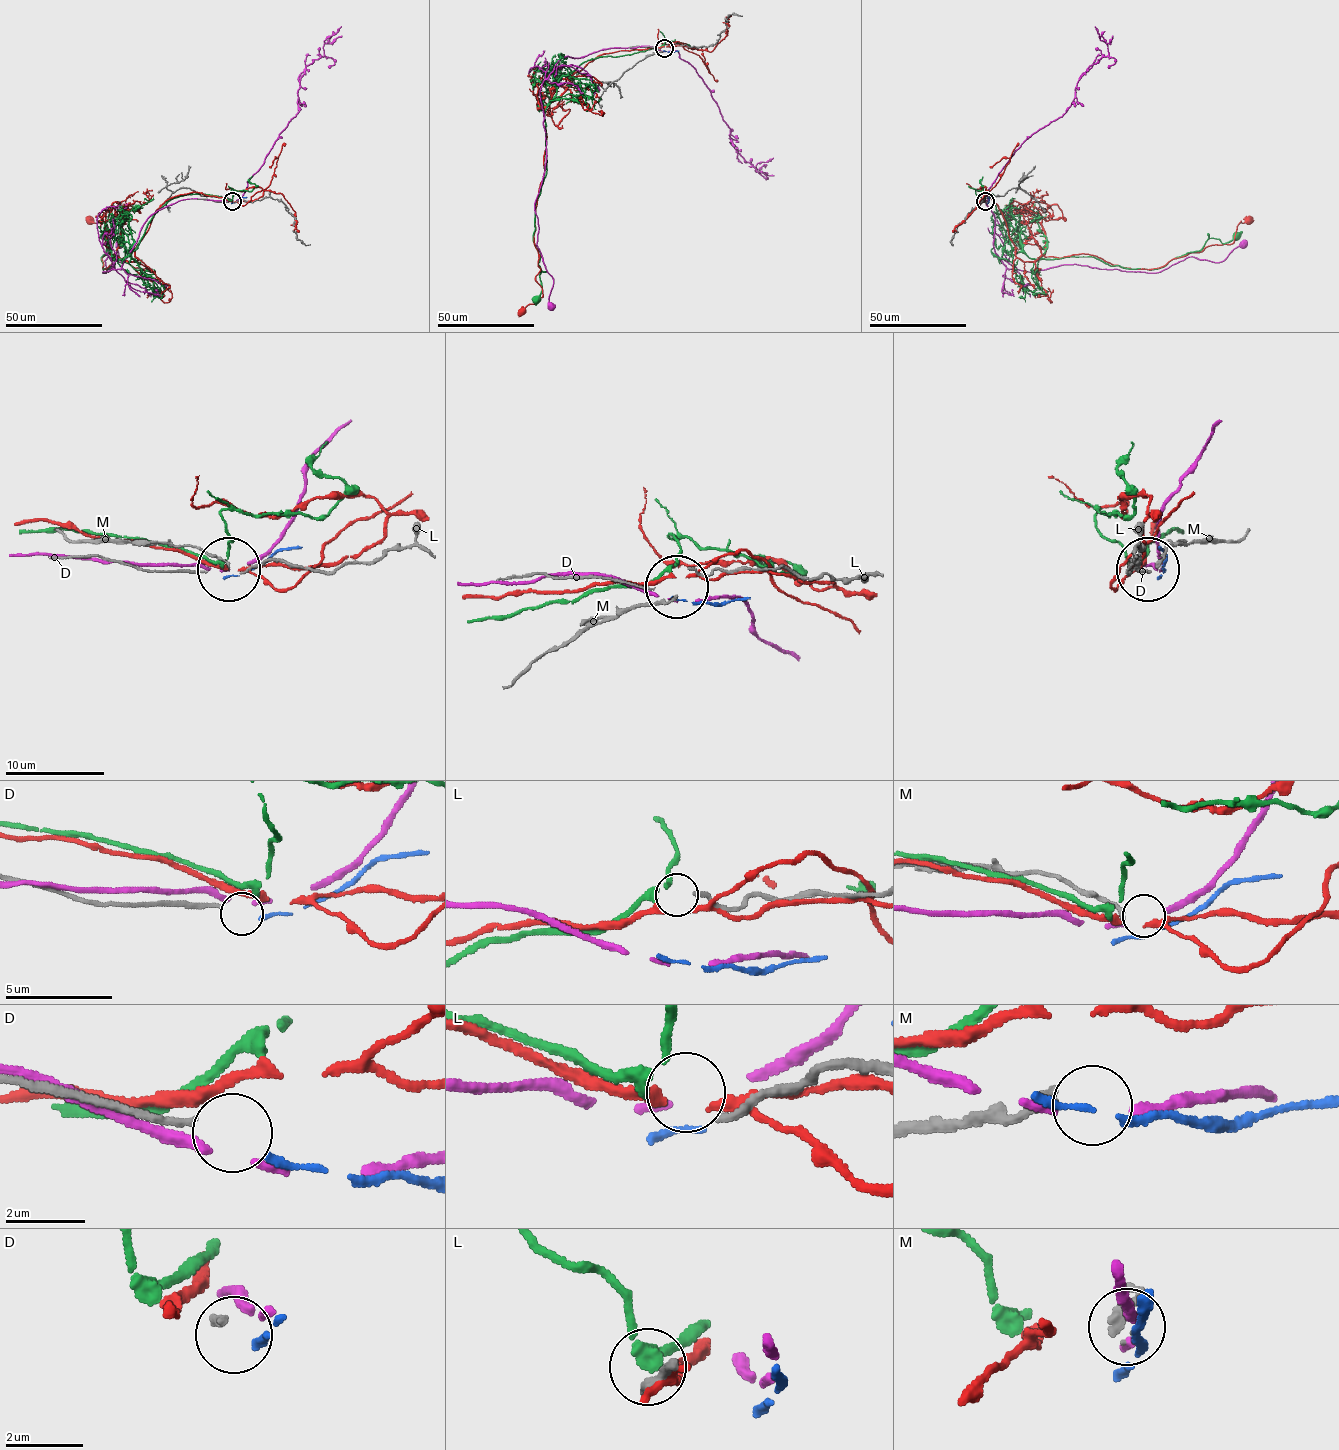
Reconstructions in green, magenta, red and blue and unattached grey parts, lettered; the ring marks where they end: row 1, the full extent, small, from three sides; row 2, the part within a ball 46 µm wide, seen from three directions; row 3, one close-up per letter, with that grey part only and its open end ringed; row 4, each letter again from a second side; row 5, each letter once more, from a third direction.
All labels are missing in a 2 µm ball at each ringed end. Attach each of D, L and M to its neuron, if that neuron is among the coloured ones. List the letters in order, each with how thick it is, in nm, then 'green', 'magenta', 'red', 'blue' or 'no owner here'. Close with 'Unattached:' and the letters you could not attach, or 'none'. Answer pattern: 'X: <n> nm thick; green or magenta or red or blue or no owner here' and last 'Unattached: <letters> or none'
D: 150 nm thick; blue
L: 200 nm thick; green
M: 280 nm thick; no owner here
Unattached: M

